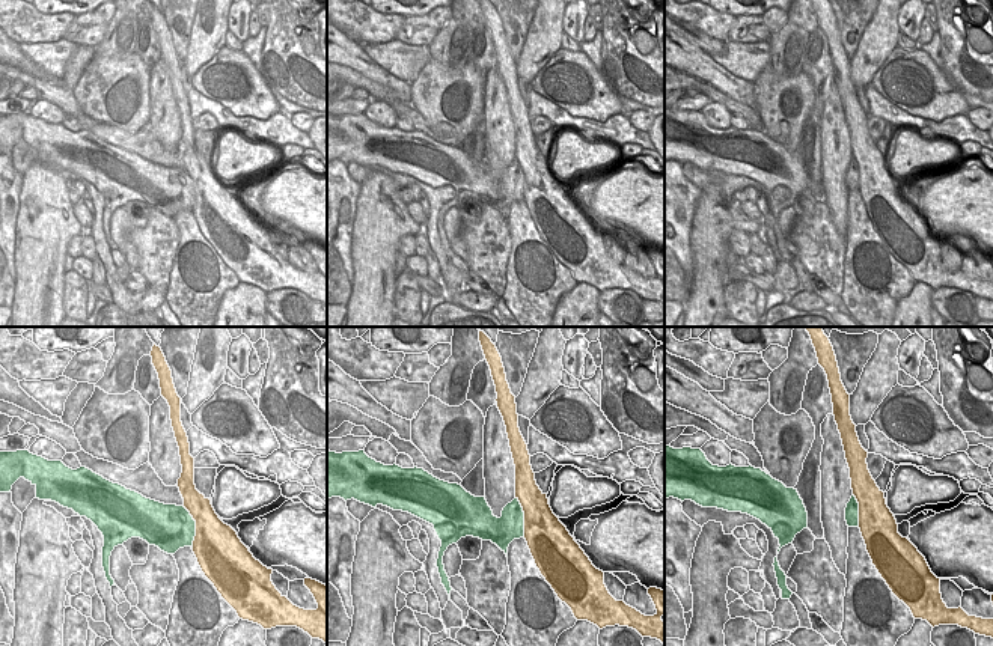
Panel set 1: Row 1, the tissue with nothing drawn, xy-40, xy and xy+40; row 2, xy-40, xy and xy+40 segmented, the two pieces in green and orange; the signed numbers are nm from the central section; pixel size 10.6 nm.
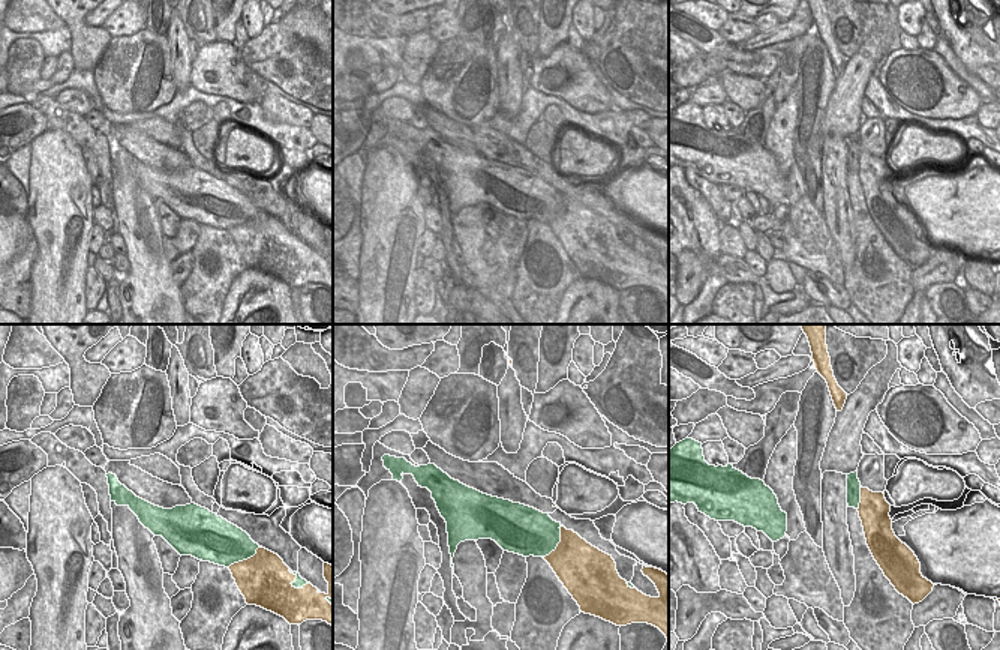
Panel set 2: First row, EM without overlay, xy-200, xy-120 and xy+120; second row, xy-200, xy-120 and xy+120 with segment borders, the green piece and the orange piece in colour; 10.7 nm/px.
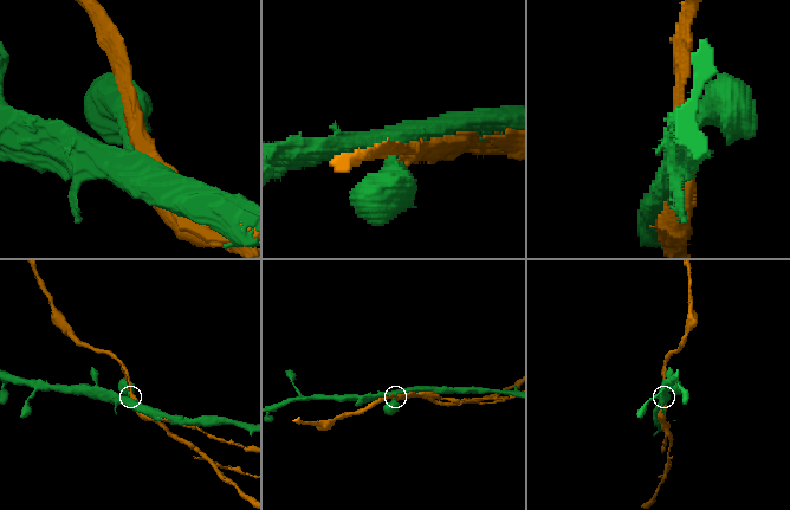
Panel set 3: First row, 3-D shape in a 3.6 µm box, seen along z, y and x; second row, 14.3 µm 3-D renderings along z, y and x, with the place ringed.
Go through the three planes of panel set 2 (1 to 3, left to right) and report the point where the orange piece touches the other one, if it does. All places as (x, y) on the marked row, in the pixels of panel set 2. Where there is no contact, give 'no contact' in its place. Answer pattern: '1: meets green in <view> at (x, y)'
1: meets green in xy-200 at (294, 586)
2: meets green in xy-120 at (558, 542)
3: meets green in xy+120 at (859, 499)

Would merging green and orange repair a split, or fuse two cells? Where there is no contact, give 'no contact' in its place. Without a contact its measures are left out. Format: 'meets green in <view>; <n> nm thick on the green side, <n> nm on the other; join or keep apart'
meets green in xy-40; 480 nm thick on the green side, 420 nm on the other; keep apart

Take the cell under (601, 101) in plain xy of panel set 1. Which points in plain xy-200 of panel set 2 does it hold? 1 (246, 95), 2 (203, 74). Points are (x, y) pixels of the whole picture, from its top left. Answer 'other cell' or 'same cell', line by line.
1: same cell
2: same cell

